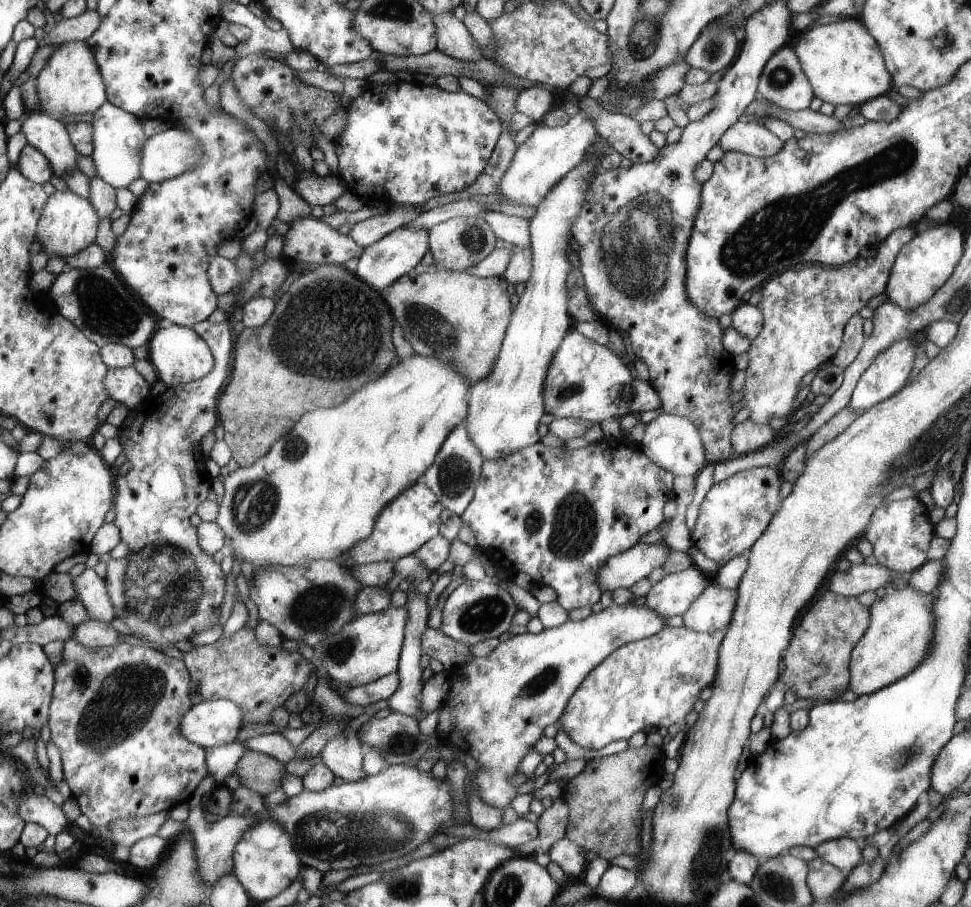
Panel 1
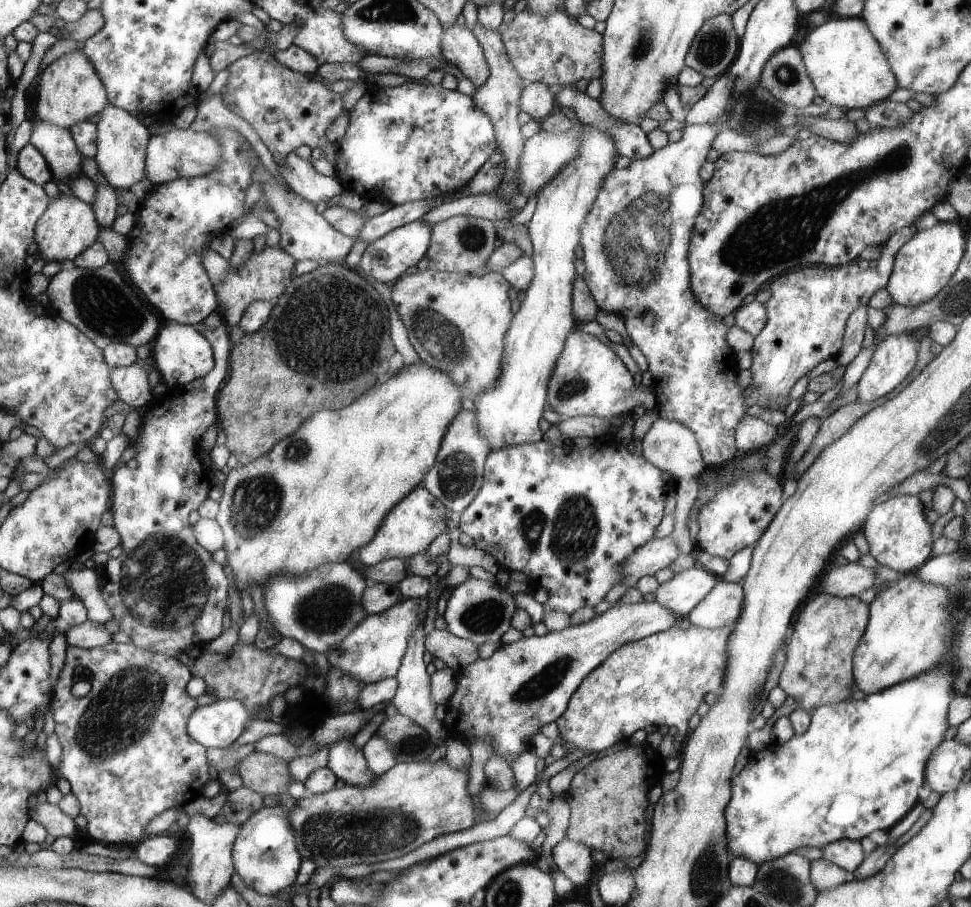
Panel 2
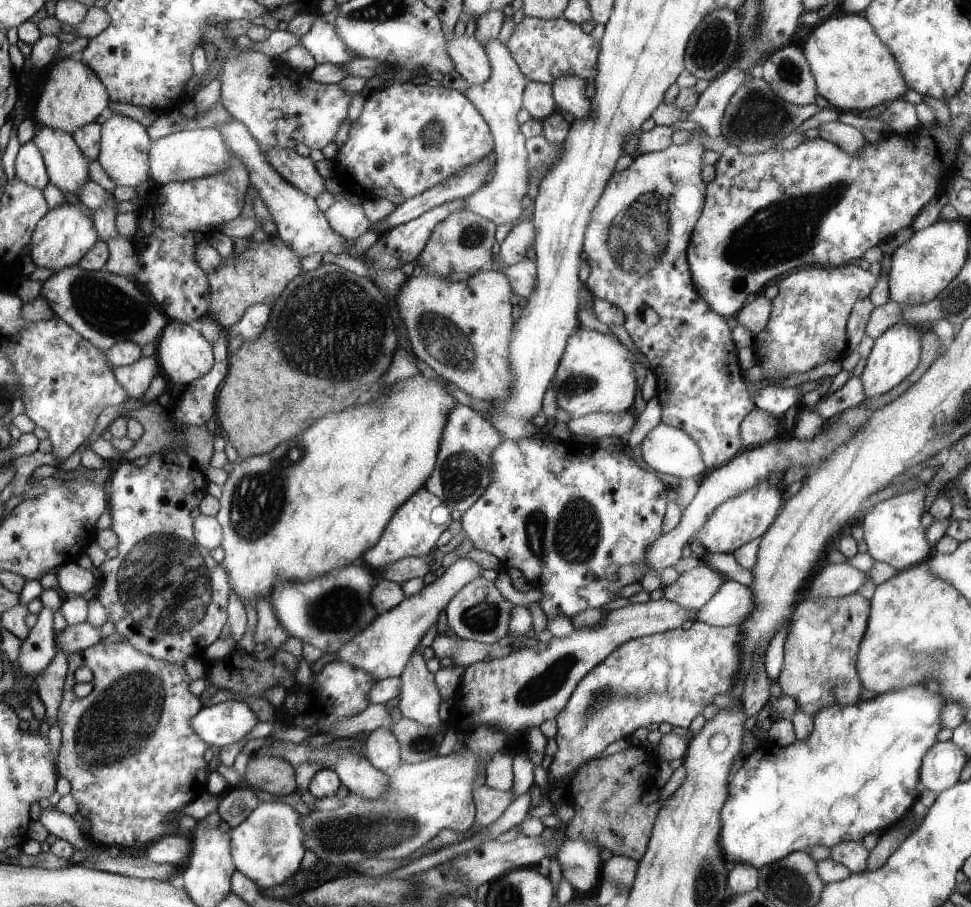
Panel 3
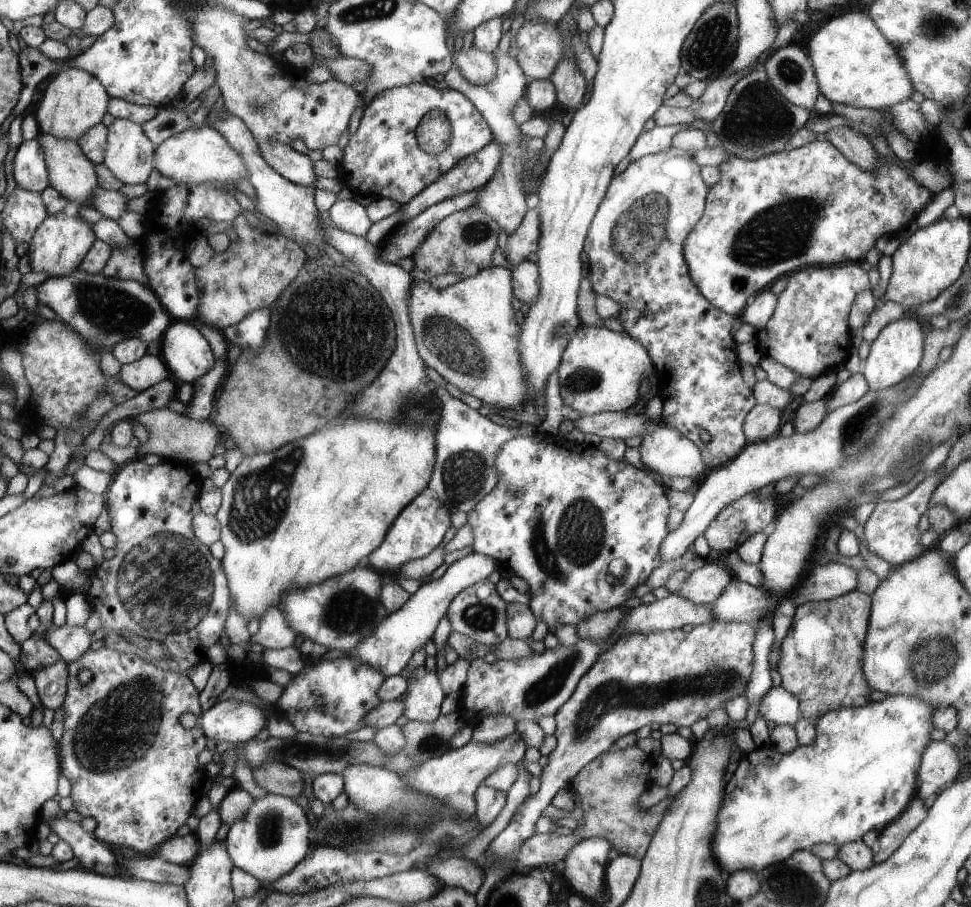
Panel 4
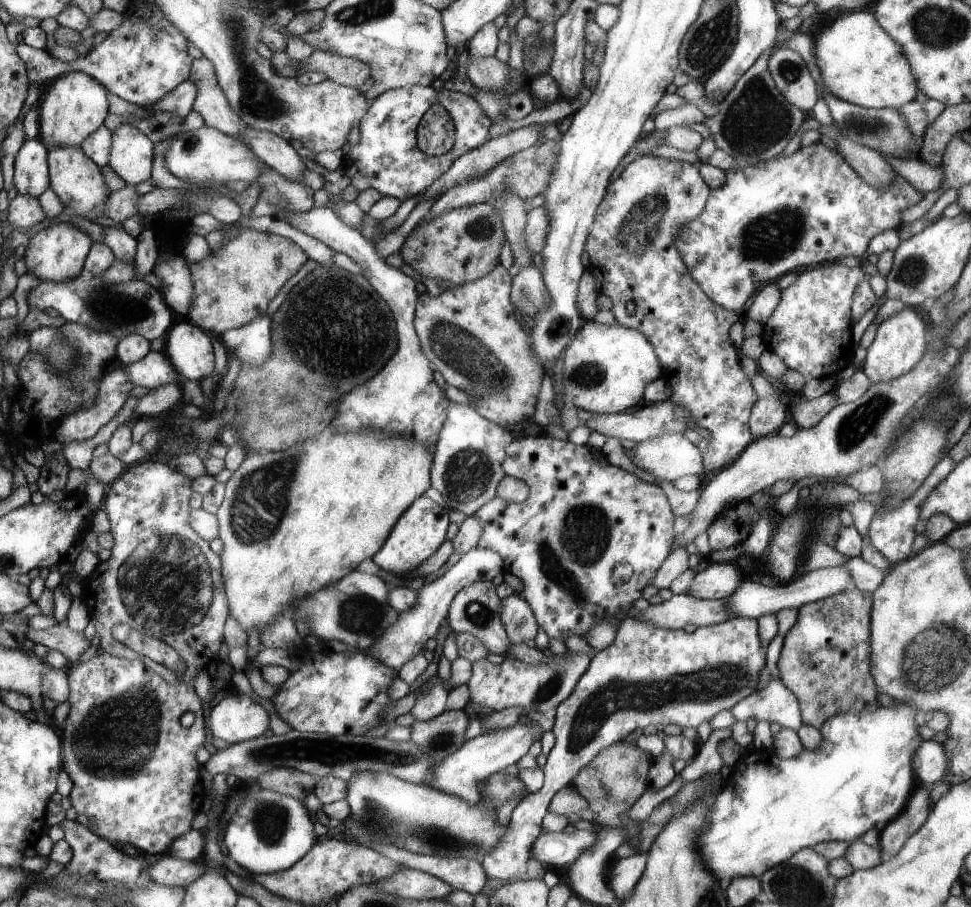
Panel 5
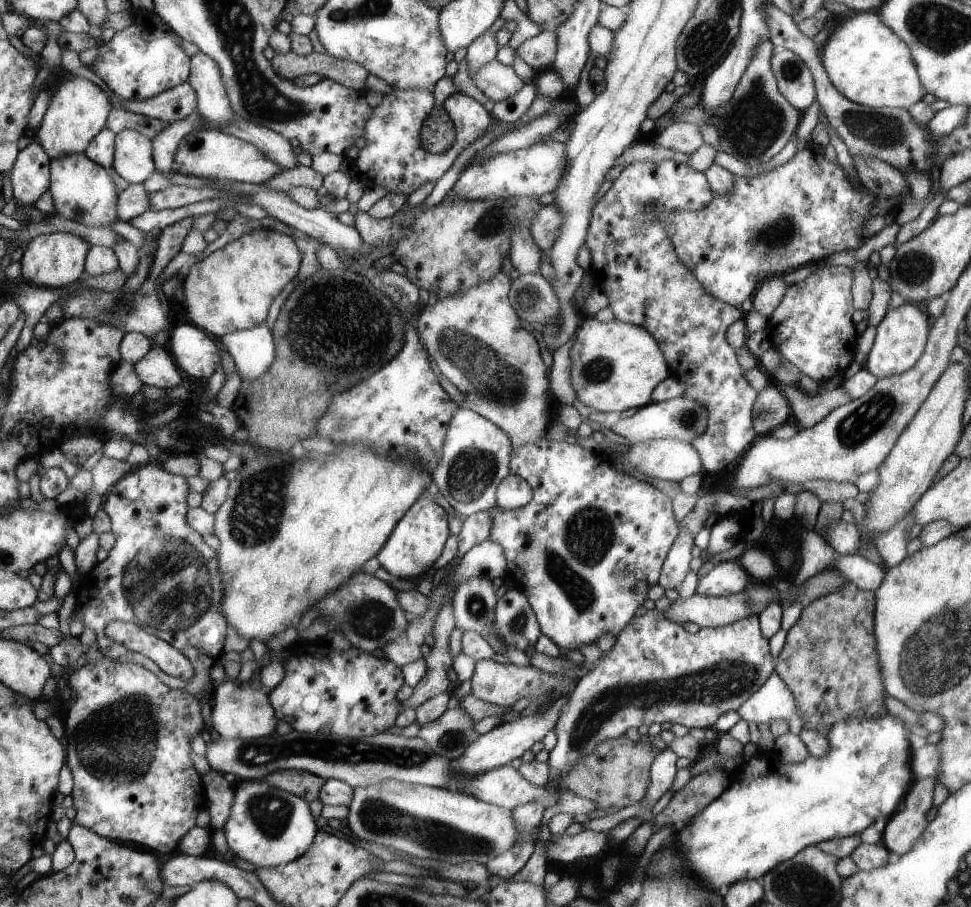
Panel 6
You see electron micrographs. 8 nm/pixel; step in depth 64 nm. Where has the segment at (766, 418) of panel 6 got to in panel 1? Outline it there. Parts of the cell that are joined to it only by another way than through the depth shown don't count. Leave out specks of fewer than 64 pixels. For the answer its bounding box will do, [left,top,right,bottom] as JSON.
[729,420,773,456]

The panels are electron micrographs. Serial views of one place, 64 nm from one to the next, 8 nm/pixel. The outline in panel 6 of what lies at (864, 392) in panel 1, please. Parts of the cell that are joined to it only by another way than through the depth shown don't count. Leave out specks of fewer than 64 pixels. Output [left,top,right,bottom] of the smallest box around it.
[862,301,929,379]

